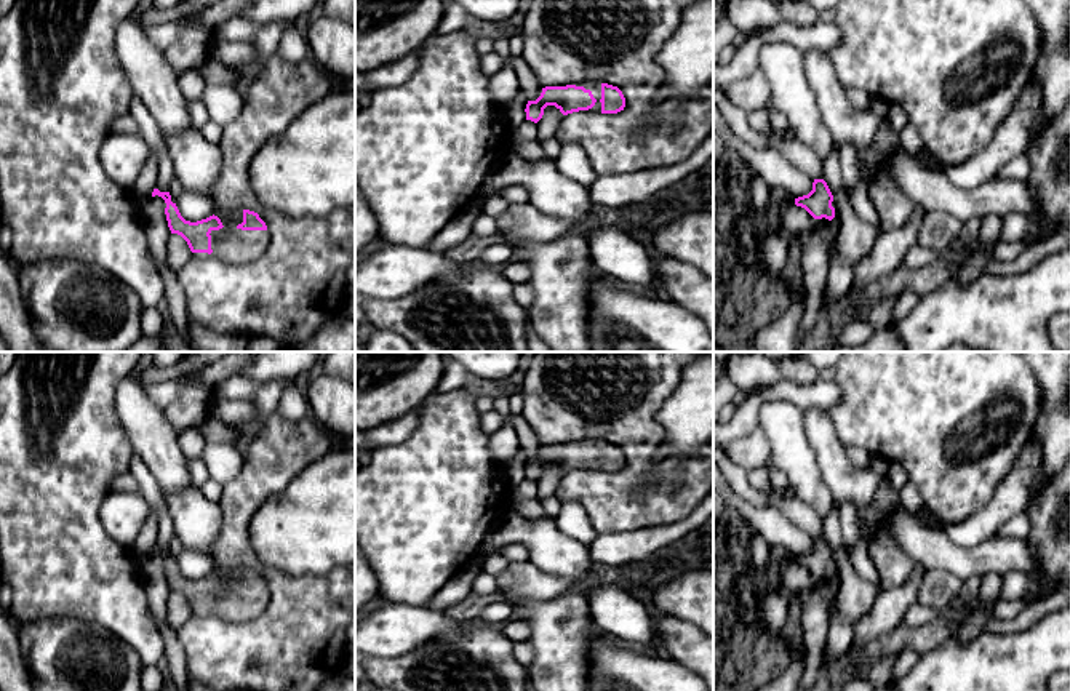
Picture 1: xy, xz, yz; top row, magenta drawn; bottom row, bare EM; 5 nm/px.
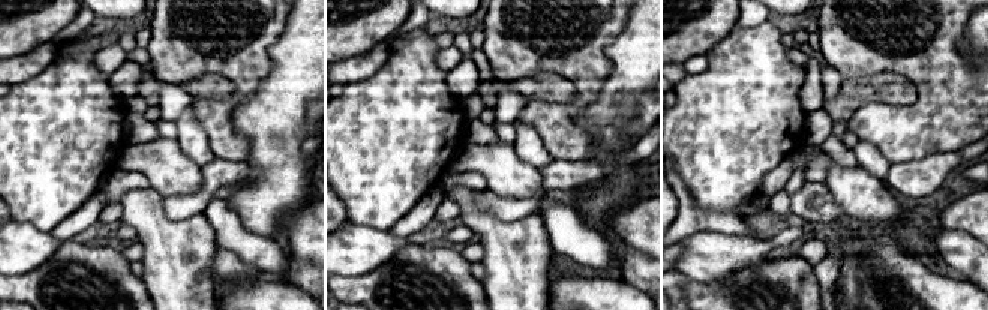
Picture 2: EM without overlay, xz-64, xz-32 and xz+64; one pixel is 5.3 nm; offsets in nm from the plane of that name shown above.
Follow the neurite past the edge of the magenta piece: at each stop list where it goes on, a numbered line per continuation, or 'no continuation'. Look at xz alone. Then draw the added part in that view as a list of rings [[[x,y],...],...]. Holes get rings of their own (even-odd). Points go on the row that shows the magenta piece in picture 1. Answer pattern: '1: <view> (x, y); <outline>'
1: xz (595, 87); [[[587,80],[587,82],[582,82],[582,83],[576,83],[576,86],[584,86],[585,90],[592,91],[597,102],[592,109],[589,109],[589,112],[601,114],[601,102],[600,102],[600,99],[601,99],[601,82]]]

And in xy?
1: xy (232, 245); [[[243,210],[230,213],[230,224],[211,230],[211,254],[229,264],[248,264],[259,259],[269,245],[267,230],[242,230],[237,226],[243,222]],[[192,253],[194,259],[206,259],[208,253]]]

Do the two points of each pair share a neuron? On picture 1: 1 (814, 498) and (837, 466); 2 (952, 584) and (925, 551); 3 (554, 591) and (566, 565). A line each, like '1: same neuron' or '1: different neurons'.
1: different neurons
2: different neurons
3: different neurons

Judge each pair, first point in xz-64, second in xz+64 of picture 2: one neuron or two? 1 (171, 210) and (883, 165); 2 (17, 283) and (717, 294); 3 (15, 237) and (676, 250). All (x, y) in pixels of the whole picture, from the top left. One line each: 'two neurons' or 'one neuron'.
1: two neurons
2: one neuron
3: two neurons

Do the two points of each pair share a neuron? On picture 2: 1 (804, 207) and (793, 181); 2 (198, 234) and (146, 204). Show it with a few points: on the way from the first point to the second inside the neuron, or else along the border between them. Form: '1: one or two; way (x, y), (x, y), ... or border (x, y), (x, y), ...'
1: two; border (805, 180), (790, 195)
2: one; way (185, 234), (173, 234), (156, 217)

